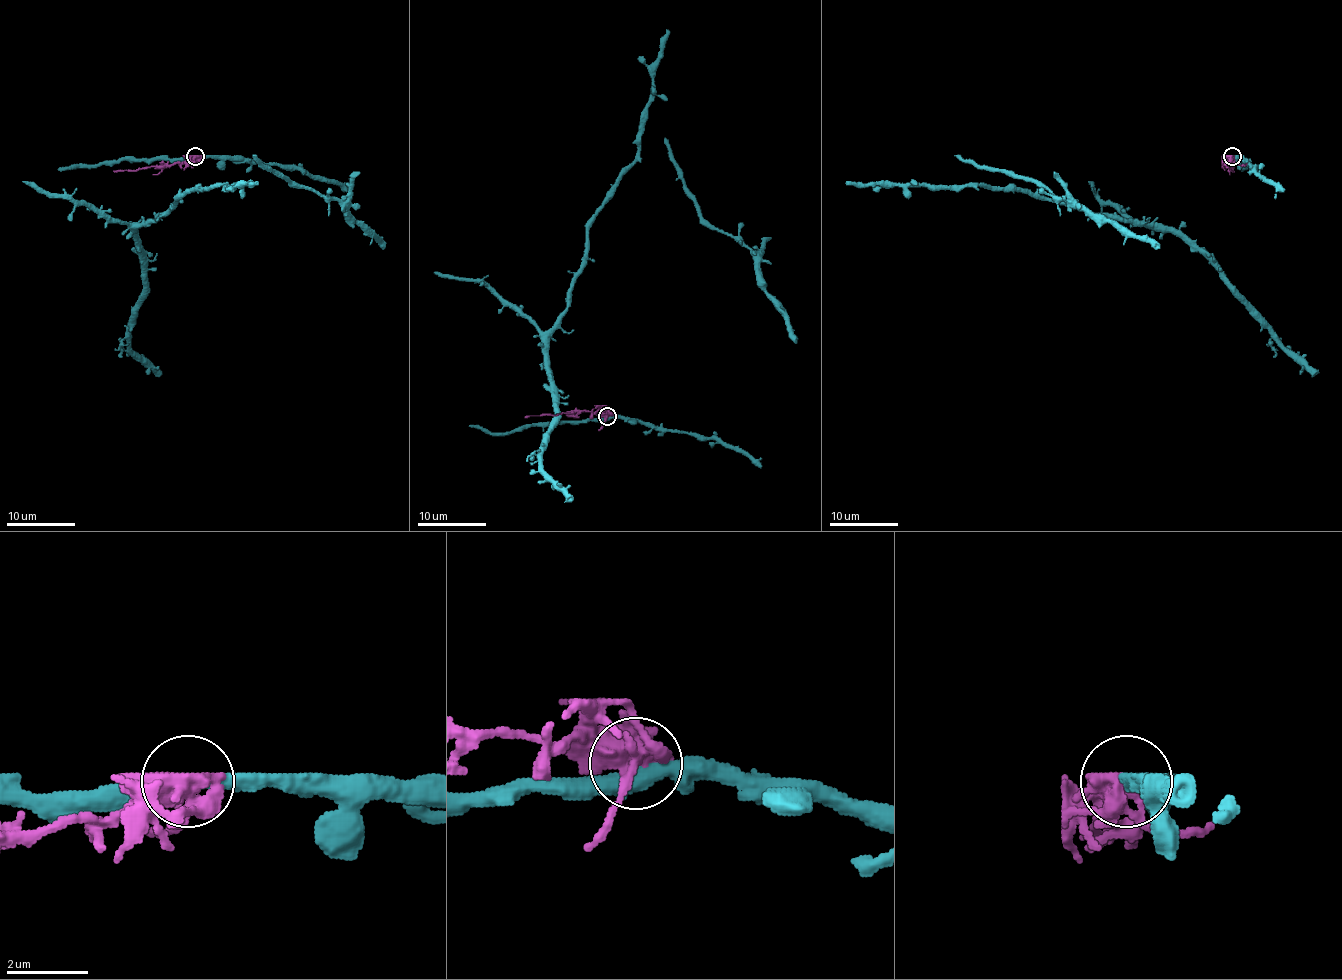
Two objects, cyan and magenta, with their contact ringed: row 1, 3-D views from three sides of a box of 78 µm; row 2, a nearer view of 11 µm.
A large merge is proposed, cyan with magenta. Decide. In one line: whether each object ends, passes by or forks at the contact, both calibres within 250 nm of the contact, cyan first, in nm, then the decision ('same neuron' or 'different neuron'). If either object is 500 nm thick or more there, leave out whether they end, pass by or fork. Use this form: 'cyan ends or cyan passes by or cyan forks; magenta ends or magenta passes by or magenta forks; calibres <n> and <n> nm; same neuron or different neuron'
cyan passes by; magenta forks; calibres 440 and 480 nm; different neuron

